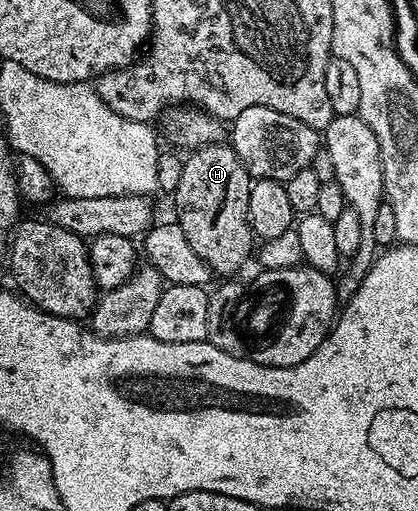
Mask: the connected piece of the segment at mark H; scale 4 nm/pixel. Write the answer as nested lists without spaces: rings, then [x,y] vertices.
[[[215,143],[212,145],[199,145],[193,150],[194,153],[189,158],[188,156],[183,160],[182,170],[180,171],[180,184],[177,185],[176,191],[172,194],[172,201],[178,204],[178,217],[176,217],[176,224],[184,231],[184,239],[188,239],[188,244],[192,247],[192,251],[196,251],[196,255],[200,255],[200,259],[204,259],[204,263],[208,263],[211,274],[218,275],[218,273],[226,273],[222,275],[234,275],[238,268],[245,263],[246,260],[251,260],[252,254],[256,249],[256,238],[250,220],[248,219],[248,195],[250,194],[250,186],[252,178],[250,172],[242,166],[240,159],[236,155],[236,151],[228,143]]]

